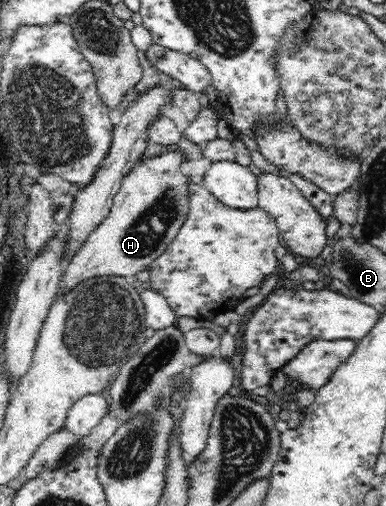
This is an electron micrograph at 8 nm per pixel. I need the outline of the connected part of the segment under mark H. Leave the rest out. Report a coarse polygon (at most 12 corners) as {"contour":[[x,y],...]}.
{"contour":[[178,150],[138,160],[68,260],[66,291],[131,279],[178,236]]}

